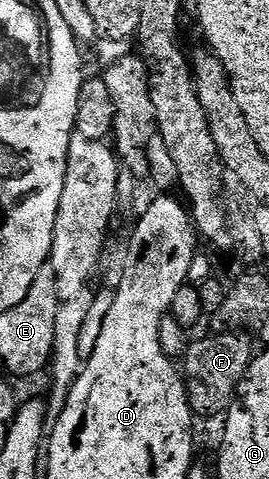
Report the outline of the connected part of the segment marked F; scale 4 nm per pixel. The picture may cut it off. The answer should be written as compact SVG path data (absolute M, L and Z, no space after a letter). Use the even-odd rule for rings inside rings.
M220 332L218 334L207 334L204 340L192 339L188 343L185 383L187 401L196 417L222 417L231 407L231 403L235 401L239 384L245 378L253 359L251 340L252 337L245 332Z

